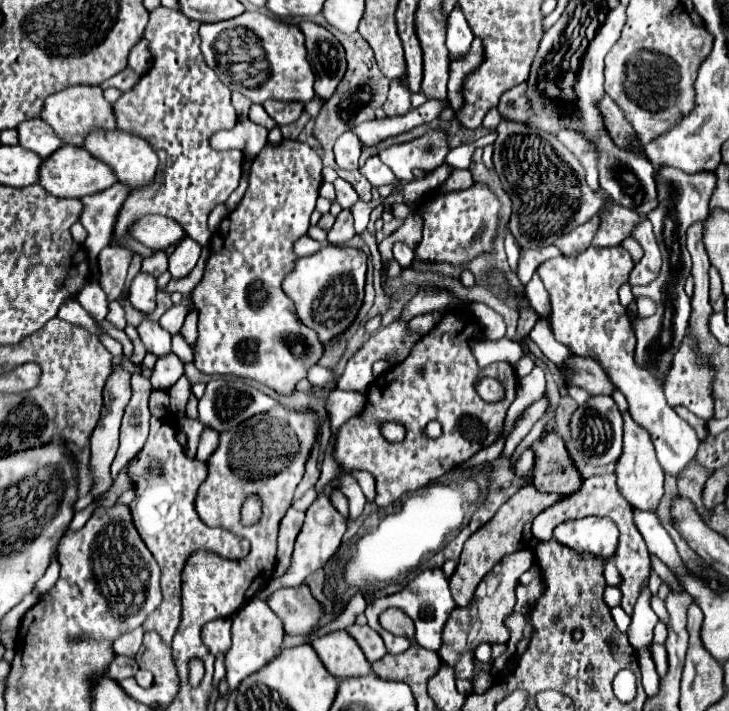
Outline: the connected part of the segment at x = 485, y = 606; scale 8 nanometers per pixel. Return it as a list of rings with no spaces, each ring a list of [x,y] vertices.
[[[524,548],[520,552],[504,556],[504,560],[500,560],[500,564],[496,564],[492,572],[488,572],[484,580],[478,584],[472,602],[466,608],[458,606],[452,610],[448,624],[444,624],[442,646],[438,650],[438,656],[444,664],[448,664],[454,670],[456,680],[468,680],[474,676],[472,658],[474,658],[474,648],[480,642],[508,642],[508,628],[504,628],[504,616],[508,616],[508,612],[512,612],[516,604],[514,588],[520,574],[526,572],[532,564],[534,564],[532,548]]]

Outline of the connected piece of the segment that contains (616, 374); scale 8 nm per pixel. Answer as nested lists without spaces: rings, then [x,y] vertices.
[[[590,246],[578,256],[550,258],[542,262],[536,272],[540,274],[540,280],[550,296],[550,326],[556,340],[578,356],[590,356],[604,368],[604,372],[608,372],[612,384],[626,396],[632,418],[650,432],[664,474],[680,478],[694,460],[700,442],[690,424],[666,404],[658,378],[634,362],[636,336],[630,328],[626,308],[618,302],[618,288],[628,282],[632,266],[634,262],[622,246]]]

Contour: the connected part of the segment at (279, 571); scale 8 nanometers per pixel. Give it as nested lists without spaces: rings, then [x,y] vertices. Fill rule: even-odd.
[[[290,508],[286,512],[286,516],[280,522],[280,530],[278,530],[278,562],[276,562],[276,576],[282,576],[288,566],[290,566],[290,556],[292,556],[292,546],[294,540],[298,536],[303,525],[305,513]]]

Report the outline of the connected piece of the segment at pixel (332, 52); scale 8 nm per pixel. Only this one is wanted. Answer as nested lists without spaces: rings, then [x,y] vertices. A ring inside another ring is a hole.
[[[310,20],[300,22],[300,30],[306,36],[308,60],[316,74],[314,90],[320,98],[328,100],[334,94],[334,90],[346,70],[344,48],[338,44],[338,40],[326,28],[322,28]]]

